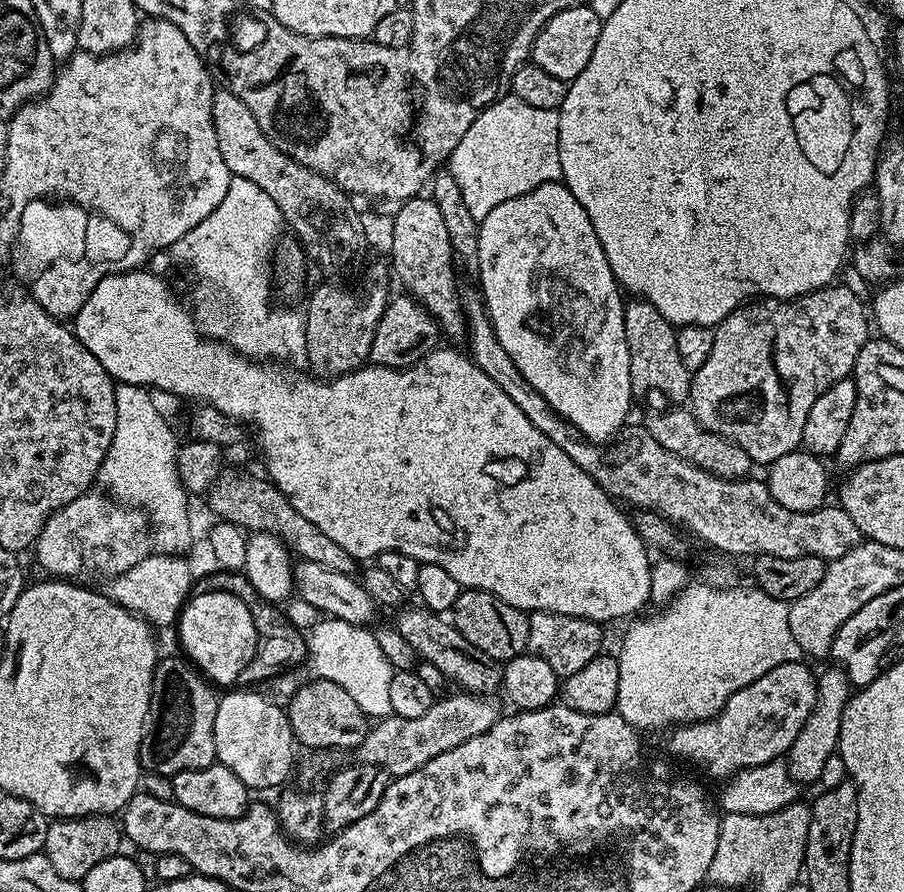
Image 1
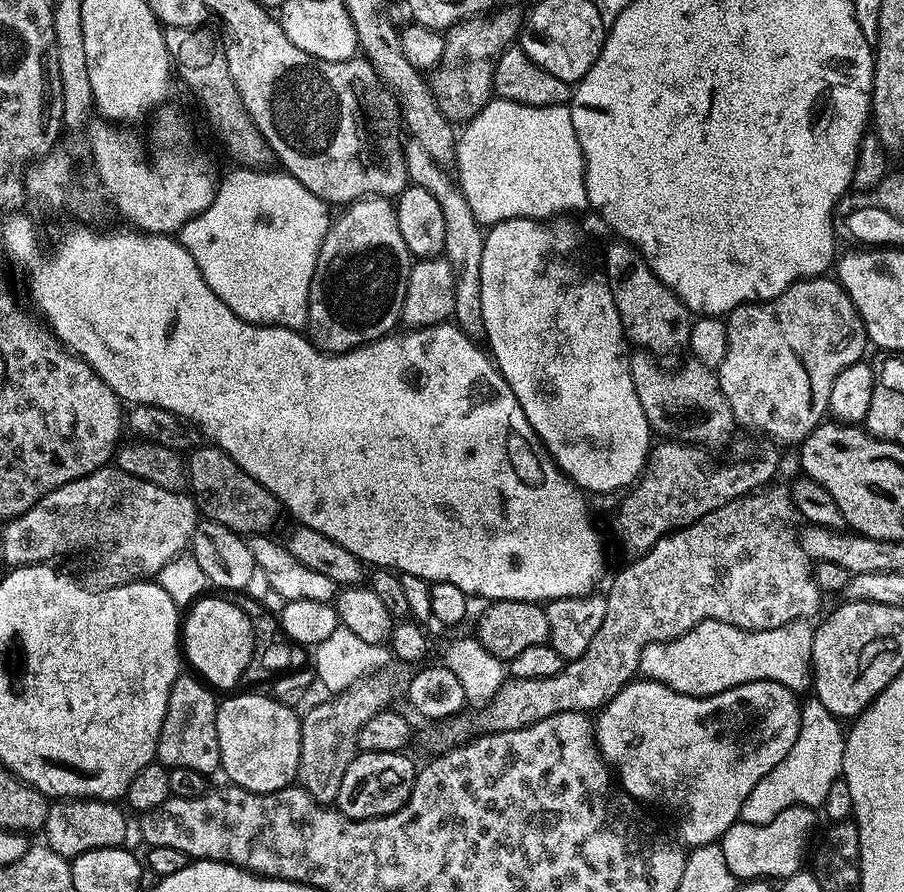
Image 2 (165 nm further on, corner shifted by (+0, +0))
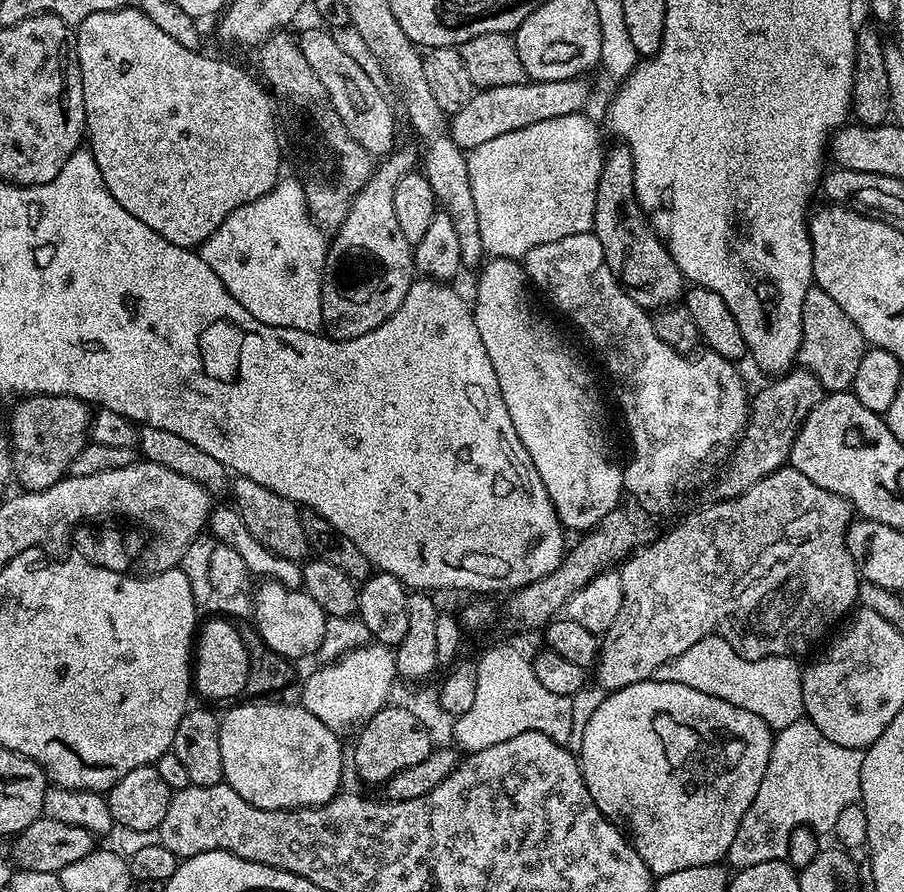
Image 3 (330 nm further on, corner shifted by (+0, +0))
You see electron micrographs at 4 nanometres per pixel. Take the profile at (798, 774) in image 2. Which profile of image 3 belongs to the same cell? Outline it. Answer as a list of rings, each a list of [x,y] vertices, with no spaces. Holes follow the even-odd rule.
[[[807,718],[798,719],[790,726],[779,729],[772,741],[772,753],[766,766],[766,774],[762,778],[762,786],[758,786],[758,794],[750,810],[746,810],[738,826],[738,834],[734,834],[734,842],[726,857],[727,863],[732,863],[733,869],[739,870],[758,866],[758,862],[784,860],[788,855],[792,832],[801,826],[807,826],[820,834],[831,833],[834,822],[838,822],[838,814],[842,814],[846,806],[855,804],[860,799],[863,761],[861,749],[840,746]]]

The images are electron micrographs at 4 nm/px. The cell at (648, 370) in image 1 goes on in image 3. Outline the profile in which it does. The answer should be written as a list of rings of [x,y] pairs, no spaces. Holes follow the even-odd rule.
[[[616,146],[604,157],[602,174],[598,182],[598,194],[596,195],[596,205],[594,206],[594,222],[592,232],[602,242],[602,250],[614,278],[642,306],[645,310],[659,310],[673,307],[685,295],[686,277],[681,274],[680,268],[674,262],[672,253],[669,252],[667,244],[660,239],[660,235],[652,228],[652,223],[648,220],[648,215],[642,210],[642,206],[636,197],[634,190],[634,158],[626,146]]]

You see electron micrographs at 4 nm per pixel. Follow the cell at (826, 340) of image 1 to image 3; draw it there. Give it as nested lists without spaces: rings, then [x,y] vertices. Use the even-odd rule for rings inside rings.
[[[819,286],[809,288],[804,299],[803,367],[815,374],[826,390],[848,390],[854,382],[854,374],[858,374],[865,351],[864,336],[850,314],[846,314],[846,310]]]

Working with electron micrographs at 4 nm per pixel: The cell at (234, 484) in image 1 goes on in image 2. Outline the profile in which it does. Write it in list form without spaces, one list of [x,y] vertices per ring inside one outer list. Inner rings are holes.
[[[197,446],[186,456],[186,484],[196,501],[199,515],[241,534],[264,534],[282,516],[282,505],[266,486],[242,470],[221,448]]]

